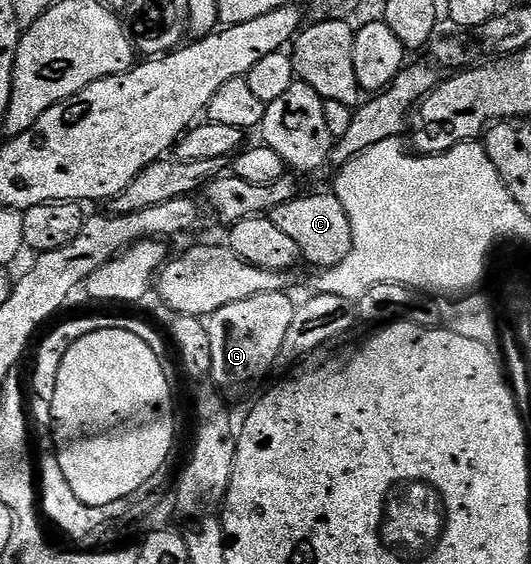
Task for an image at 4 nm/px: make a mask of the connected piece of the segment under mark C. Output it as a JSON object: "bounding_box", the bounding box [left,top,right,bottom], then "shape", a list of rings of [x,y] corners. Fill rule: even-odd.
{"bounding_box":[269,192,353,270],"shape":[[[334,192],[311,193],[308,197],[296,195],[289,203],[271,210],[269,216],[284,235],[289,235],[289,239],[297,243],[300,258],[317,265],[318,270],[340,265],[345,255],[349,255],[349,247],[353,247],[353,227],[349,227],[349,215],[345,215],[345,207],[341,207],[341,199],[337,199]]]}

